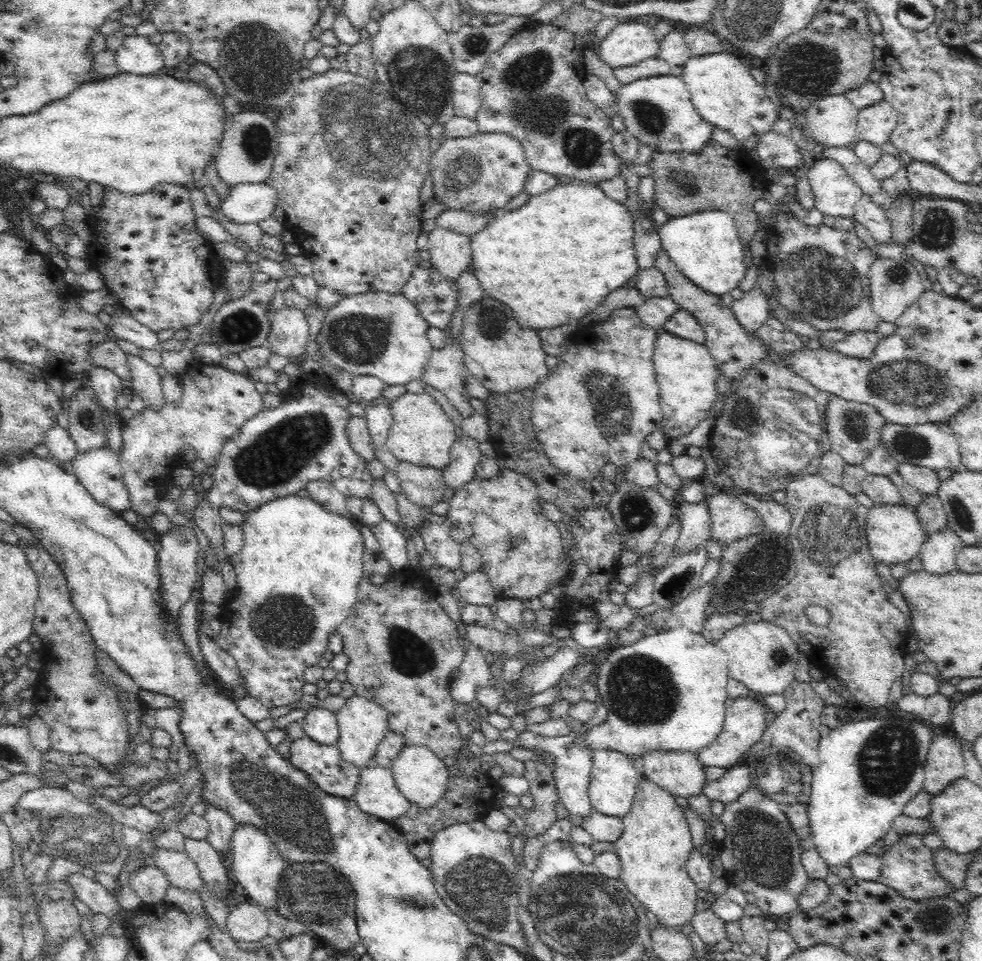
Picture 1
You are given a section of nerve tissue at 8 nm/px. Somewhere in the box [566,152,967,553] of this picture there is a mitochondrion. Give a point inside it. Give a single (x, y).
(827, 287)

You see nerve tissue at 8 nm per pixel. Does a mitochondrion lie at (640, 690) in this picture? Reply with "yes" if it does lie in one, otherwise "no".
yes

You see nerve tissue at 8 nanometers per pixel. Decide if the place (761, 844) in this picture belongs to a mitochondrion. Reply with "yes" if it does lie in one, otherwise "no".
yes

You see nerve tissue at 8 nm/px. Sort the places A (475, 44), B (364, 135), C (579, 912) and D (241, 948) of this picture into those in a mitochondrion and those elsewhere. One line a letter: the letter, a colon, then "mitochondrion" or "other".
A: mitochondrion
B: mitochondrion
C: mitochondrion
D: other

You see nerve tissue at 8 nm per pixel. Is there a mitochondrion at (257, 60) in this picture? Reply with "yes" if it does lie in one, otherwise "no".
yes

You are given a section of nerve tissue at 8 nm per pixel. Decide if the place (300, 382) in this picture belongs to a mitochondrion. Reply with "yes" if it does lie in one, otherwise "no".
no

